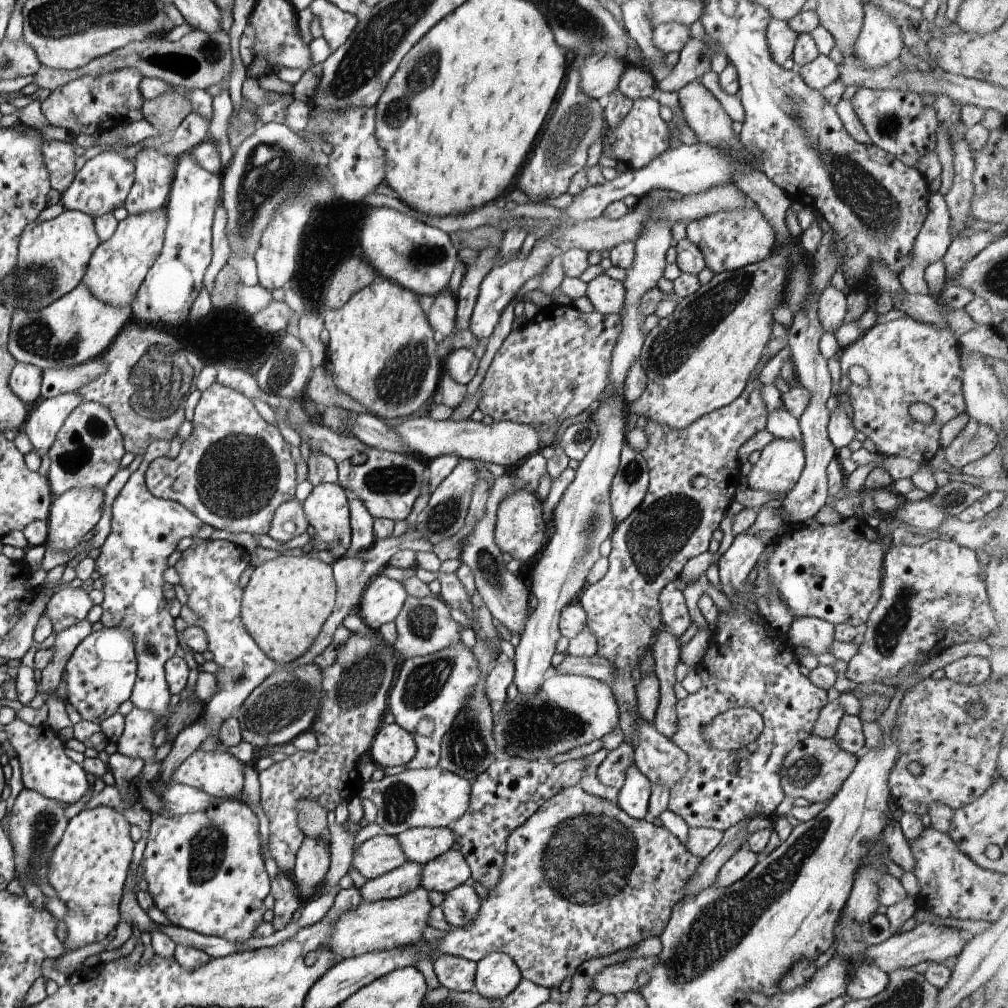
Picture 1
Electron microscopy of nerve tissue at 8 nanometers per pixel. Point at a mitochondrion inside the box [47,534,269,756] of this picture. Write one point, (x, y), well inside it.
(151, 648)

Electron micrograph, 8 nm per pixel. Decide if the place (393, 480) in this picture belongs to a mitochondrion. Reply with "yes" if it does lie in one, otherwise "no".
yes

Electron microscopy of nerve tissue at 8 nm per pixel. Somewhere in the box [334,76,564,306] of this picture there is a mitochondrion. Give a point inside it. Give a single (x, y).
(425, 257)

